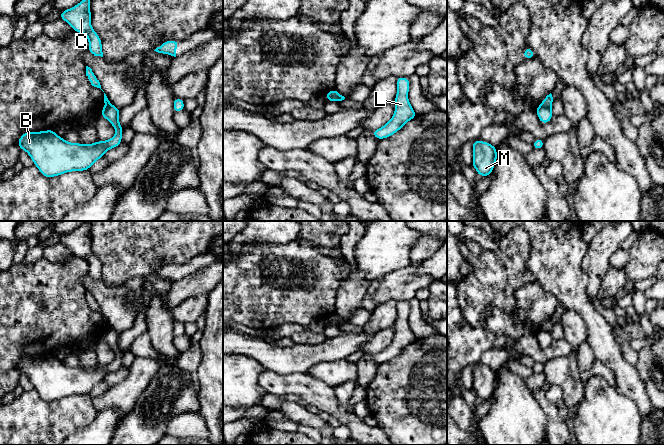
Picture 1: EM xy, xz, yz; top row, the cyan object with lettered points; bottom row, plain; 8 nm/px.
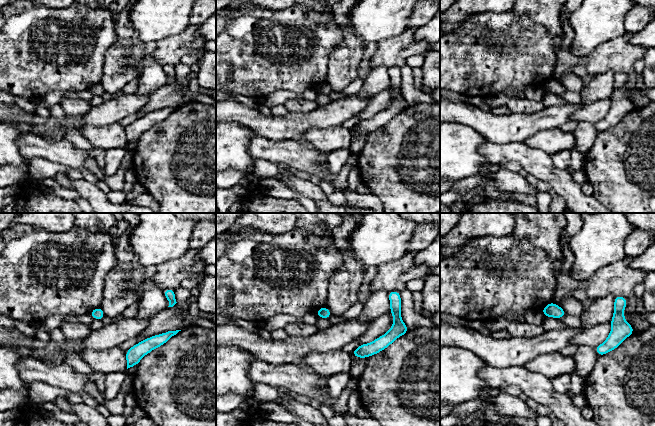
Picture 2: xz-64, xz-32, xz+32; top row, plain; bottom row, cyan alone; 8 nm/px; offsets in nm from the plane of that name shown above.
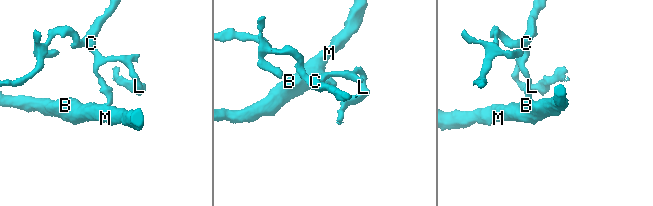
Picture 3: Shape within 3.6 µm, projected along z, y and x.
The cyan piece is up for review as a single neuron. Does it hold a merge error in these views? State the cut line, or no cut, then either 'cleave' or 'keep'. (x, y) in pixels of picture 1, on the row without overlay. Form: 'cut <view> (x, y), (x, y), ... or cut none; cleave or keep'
cut xz (332, 314), (338, 324); cleave

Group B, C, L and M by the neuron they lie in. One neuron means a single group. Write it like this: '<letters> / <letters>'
B M / C L

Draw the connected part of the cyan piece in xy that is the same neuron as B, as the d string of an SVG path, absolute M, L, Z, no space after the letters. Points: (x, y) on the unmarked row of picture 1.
M105 330L99 337L114 351L115 359L106 365L92 368L70 367L58 360L53 353L24 356L17 369L26 375L34 389L46 402L72 395L87 395L109 373L122 368L123 351L119 347L121 333Z

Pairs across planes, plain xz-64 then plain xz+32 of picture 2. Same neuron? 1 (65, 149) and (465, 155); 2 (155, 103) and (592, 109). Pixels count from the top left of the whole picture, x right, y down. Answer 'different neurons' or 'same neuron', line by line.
1: different neurons
2: same neuron

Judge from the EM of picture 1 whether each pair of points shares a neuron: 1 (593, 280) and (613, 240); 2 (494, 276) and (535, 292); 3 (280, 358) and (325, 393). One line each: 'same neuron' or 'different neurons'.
1: same neuron
2: different neurons
3: different neurons

